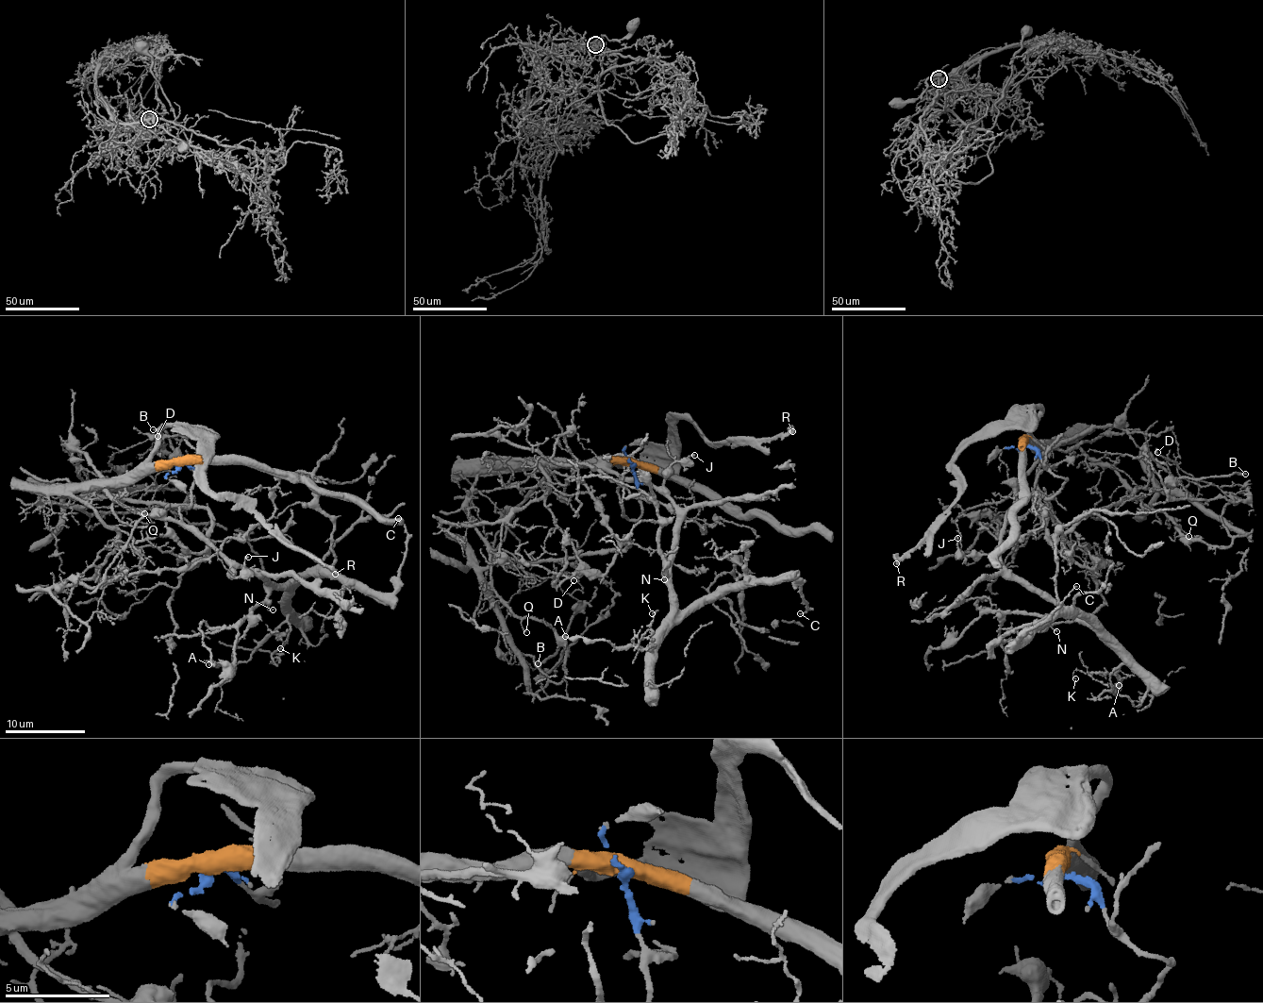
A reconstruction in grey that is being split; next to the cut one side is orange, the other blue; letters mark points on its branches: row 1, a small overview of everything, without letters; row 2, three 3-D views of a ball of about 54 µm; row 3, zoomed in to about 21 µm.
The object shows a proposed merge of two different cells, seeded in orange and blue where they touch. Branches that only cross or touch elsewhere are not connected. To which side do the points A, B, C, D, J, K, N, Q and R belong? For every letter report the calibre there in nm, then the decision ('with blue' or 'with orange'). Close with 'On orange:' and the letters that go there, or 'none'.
A: 240 nm thick; with blue
B: 240 nm thick; with orange
C: 120 nm thick; with blue
D: 90 nm thick; with orange
J: 160 nm thick; with blue
K: 100 nm thick; with blue
N: 110 nm thick; with blue
Q: 130 nm thick; with orange
R: 240 nm thick; with orange
On orange: B, D, Q, R

